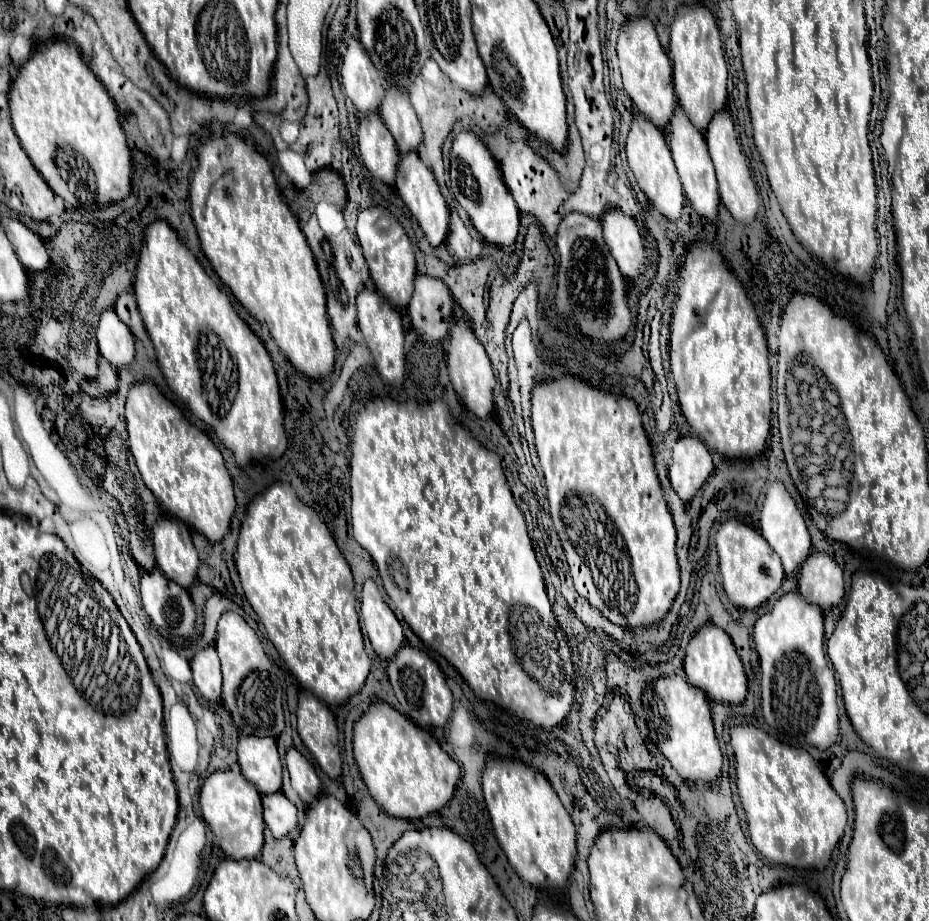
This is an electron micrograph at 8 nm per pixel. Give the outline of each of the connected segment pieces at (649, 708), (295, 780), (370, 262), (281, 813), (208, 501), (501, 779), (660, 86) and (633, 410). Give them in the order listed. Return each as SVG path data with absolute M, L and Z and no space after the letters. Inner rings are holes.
M677 674L661 676L647 684L643 692L643 708L651 740L667 756L667 760L681 774L683 780L701 780L705 784L711 784L719 778L723 756L719 750L719 742L715 738L709 700L703 690L697 690L687 682L687 678Z
M291 746L285 754L285 764L291 776L291 784L295 792L301 796L303 802L311 804L321 792L321 780L313 768L313 764L295 748Z
M371 206L367 210L361 210L357 218L357 240L359 240L359 246L363 248L363 254L377 290L385 294L395 308L405 310L413 292L415 254L413 254L411 240L405 228L401 226L401 222L397 220L397 216L383 206Z
M283 792L263 796L263 820L275 838L287 836L297 826L297 808Z
M151 380L131 386L125 408L131 454L147 488L169 514L205 534L209 542L219 542L235 510L233 482L219 448Z
M493 756L483 770L483 794L497 842L513 870L537 888L565 890L573 870L575 826L551 782L525 762Z
M635 18L623 24L617 38L617 58L623 76L623 88L633 104L643 116L653 120L655 126L665 128L677 106L677 98L673 92L673 68L663 46L659 44L657 30L649 18Z
M565 374L565 376L559 376L559 378L549 378L549 380L537 382L531 402L533 402L531 424L533 424L533 434L535 434L535 448L537 448L537 456L539 456L539 462L541 462L541 470L545 474L551 518L553 518L553 526L555 526L559 538L561 538L563 550L567 554L567 564L569 564L569 570L571 570L575 590L581 596L585 596L591 602L591 606L601 610L603 616L609 618L613 624L637 628L637 626L649 626L649 624L661 622L663 616L669 612L669 608L671 608L671 604L673 604L673 600L679 592L679 566L677 566L677 556L675 556L677 528L673 524L673 516L671 516L667 502L663 498L663 490L661 490L661 484L659 484L659 478L657 478L657 472L655 472L651 444L649 444L649 438L645 434L645 428L643 428L643 422L641 422L641 412L639 412L635 400L601 392L599 388L585 384L583 380Z

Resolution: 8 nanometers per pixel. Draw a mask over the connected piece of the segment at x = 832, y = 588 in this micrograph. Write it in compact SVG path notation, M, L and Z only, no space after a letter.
M811 552L799 570L799 592L807 602L827 610L845 594L843 572L827 552Z

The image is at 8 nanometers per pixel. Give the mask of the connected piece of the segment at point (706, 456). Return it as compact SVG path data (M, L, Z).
M679 438L673 446L673 458L669 466L669 480L679 498L683 502L689 502L711 472L713 460L709 448L699 438Z

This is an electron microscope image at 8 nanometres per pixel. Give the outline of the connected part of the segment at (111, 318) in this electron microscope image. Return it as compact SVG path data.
M105 308L101 312L97 342L101 356L107 358L113 366L129 366L135 358L133 334L113 308Z

